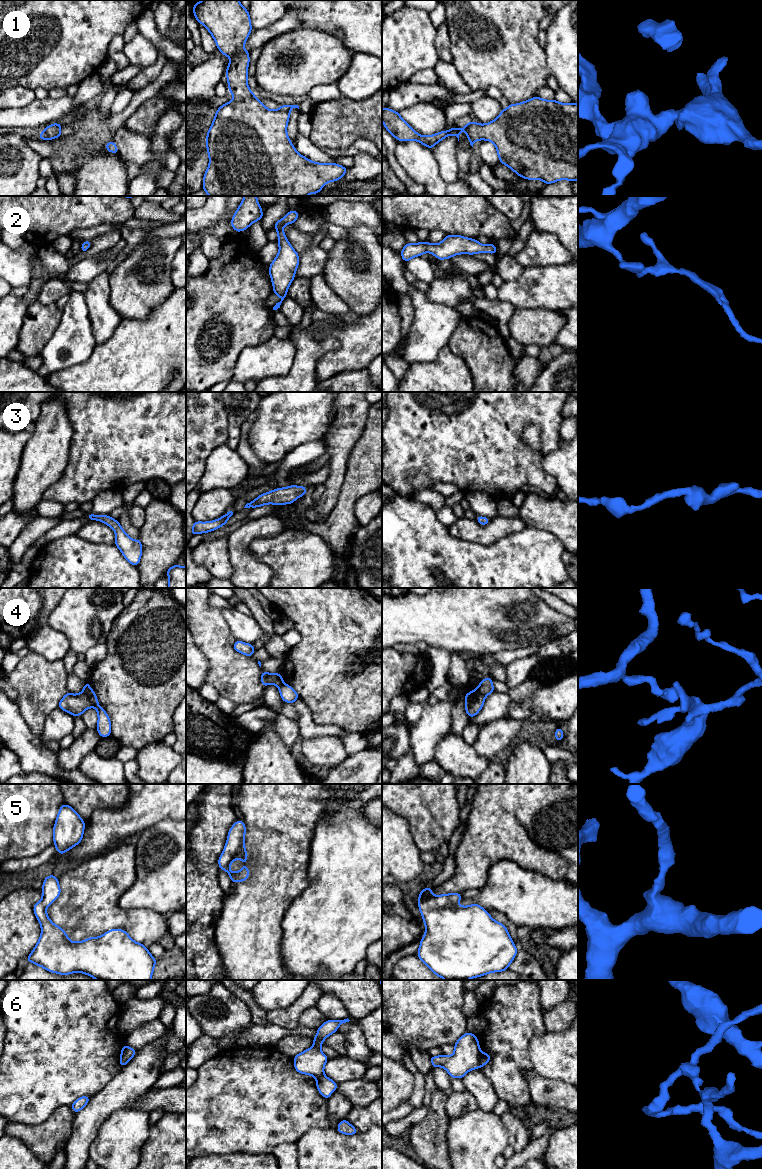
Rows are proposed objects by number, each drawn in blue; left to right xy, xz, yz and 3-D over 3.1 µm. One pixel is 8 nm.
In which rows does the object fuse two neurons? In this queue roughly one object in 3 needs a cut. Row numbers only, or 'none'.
4, 6

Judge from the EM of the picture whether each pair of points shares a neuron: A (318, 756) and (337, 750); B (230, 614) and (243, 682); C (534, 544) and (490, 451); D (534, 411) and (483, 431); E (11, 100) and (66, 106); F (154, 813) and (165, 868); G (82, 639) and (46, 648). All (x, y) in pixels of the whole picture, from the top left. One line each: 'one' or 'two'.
A: one
B: two
C: two
D: one
E: two
F: two
G: two

